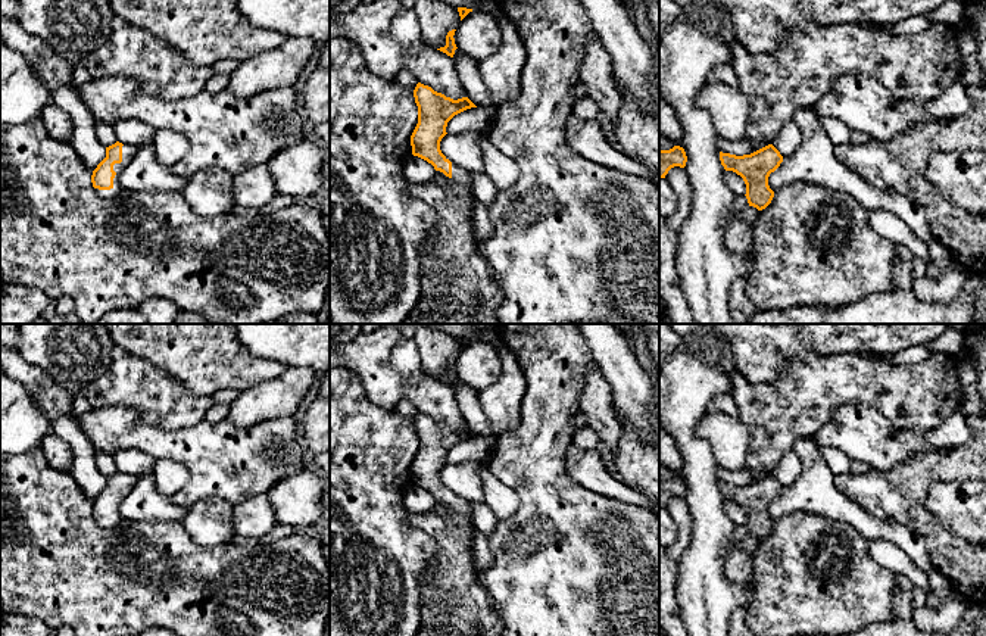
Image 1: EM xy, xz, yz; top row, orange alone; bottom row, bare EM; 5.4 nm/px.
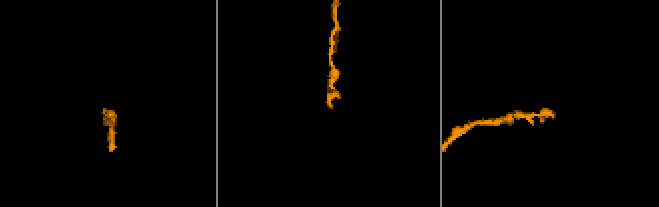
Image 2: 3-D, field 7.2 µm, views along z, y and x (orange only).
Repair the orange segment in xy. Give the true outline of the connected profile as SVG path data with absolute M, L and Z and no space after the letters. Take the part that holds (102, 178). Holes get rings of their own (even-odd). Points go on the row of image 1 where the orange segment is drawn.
M116 141L115 144L106 147L106 158L93 171L91 183L97 194L113 200L122 193L122 186L119 177L122 169L131 162L135 153L132 144L122 144Z

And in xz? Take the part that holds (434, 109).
M421 82L414 97L418 124L411 135L412 155L449 177L455 187L402 181L409 194L436 212L439 224L419 247L421 297L403 324L499 324L496 309L503 293L477 249L469 174L440 150L447 122L477 106L468 97L453 100Z

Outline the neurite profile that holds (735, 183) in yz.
M733 171L724 172L724 181L727 187L737 196L746 194L746 184L740 175Z

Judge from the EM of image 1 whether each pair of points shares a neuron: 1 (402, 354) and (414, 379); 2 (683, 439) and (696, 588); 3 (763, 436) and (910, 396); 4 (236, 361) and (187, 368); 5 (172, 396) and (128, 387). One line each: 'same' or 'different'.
1: same
2: same
3: same
4: same
5: same

